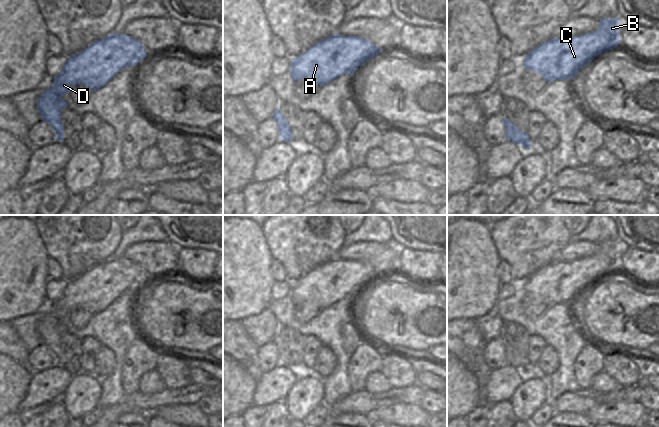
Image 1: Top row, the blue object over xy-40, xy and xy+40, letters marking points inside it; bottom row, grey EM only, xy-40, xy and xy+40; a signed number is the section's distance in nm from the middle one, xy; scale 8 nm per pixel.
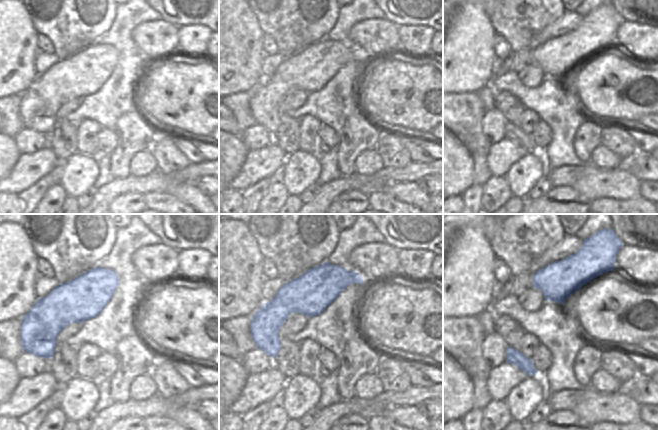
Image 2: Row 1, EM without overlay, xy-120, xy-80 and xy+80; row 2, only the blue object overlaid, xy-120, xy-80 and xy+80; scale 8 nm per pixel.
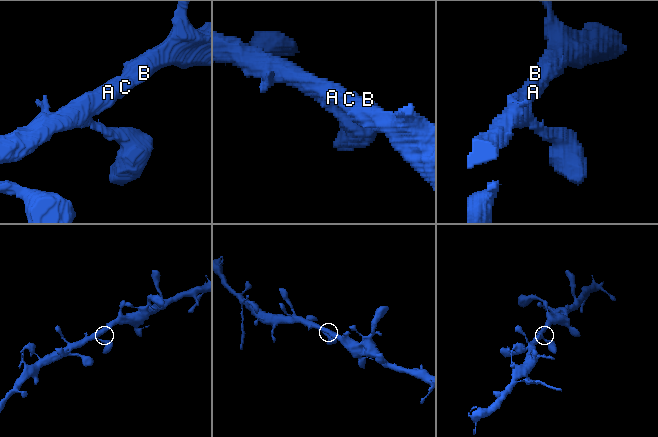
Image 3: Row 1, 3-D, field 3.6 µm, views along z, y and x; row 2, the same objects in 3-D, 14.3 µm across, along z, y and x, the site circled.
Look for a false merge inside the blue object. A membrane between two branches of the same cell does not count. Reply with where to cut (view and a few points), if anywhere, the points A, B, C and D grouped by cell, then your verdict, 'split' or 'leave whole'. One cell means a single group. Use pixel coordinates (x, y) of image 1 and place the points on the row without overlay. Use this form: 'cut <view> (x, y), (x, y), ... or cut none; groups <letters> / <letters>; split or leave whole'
cut none; groups A B C D; leave whole

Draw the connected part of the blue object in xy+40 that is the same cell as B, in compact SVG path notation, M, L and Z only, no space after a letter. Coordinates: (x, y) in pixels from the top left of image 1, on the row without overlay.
M601 242L600 251L571 262L551 262L524 281L524 293L537 296L544 304L572 304L578 295L598 279L619 268L618 242Z

